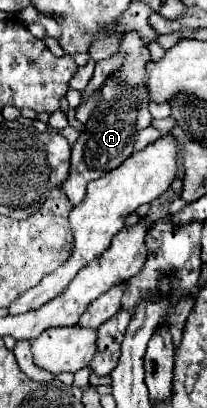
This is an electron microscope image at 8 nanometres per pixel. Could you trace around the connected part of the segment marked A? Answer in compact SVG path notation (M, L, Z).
M128 32L124 34L120 52L124 52L126 58L124 64L118 68L118 82L114 82L114 86L106 86L106 102L98 106L98 114L94 114L94 118L86 122L88 128L84 128L78 142L72 146L70 178L66 180L66 186L62 186L72 206L78 206L84 200L86 184L90 180L104 176L106 172L118 168L126 158L130 158L138 130L146 128L152 120L146 94L142 94L142 66L146 66L146 62L150 60L146 44L136 32Z

